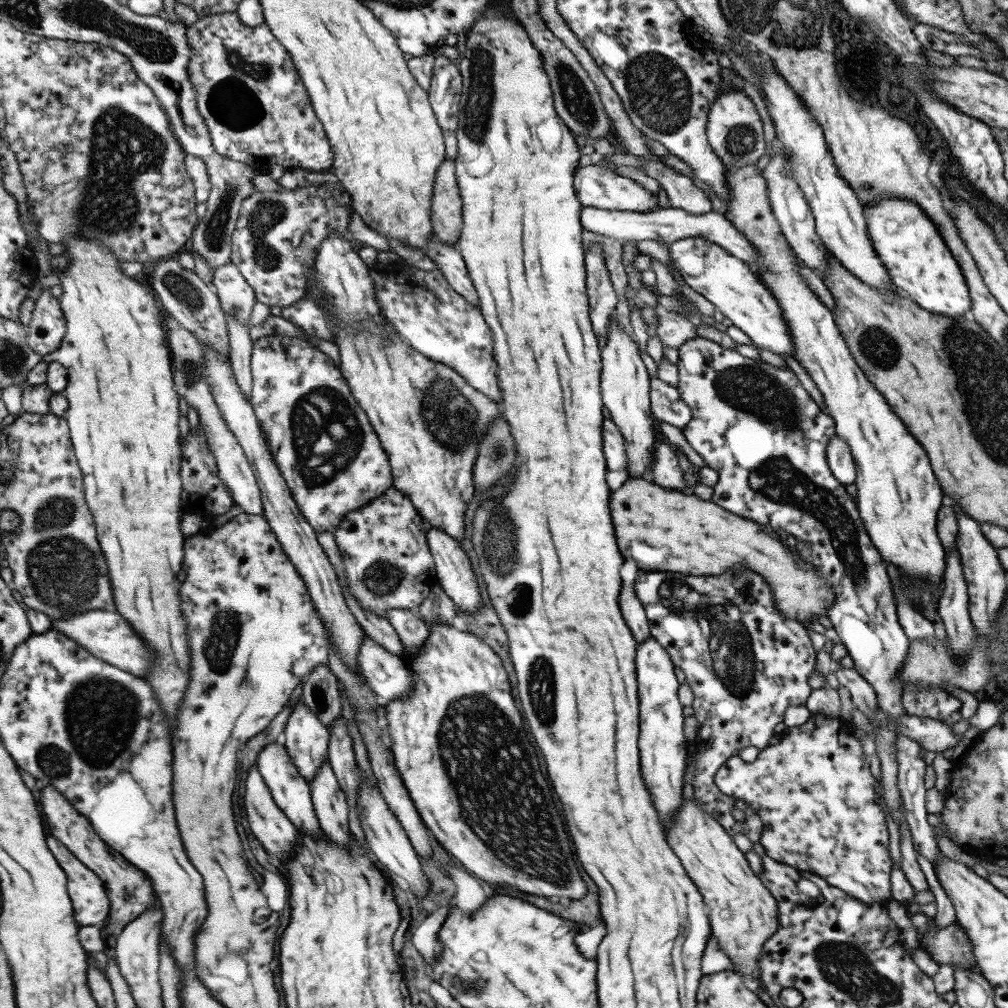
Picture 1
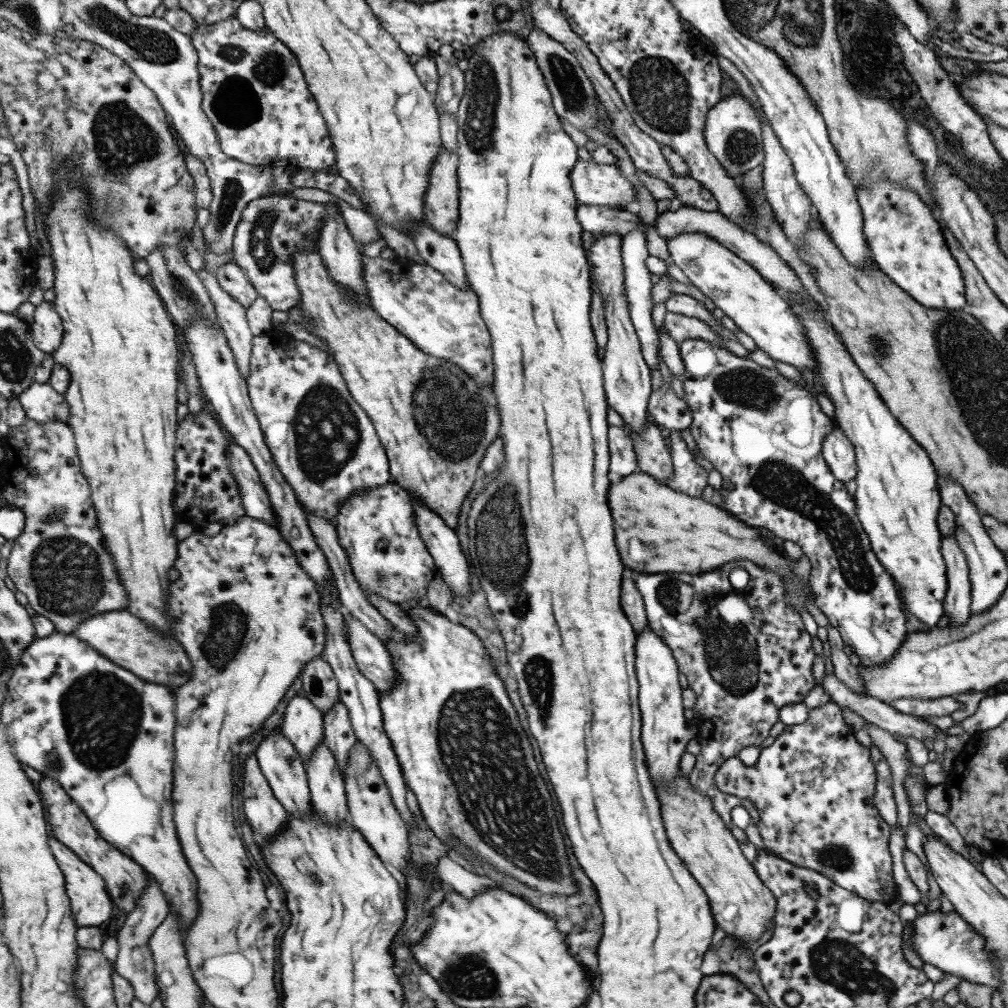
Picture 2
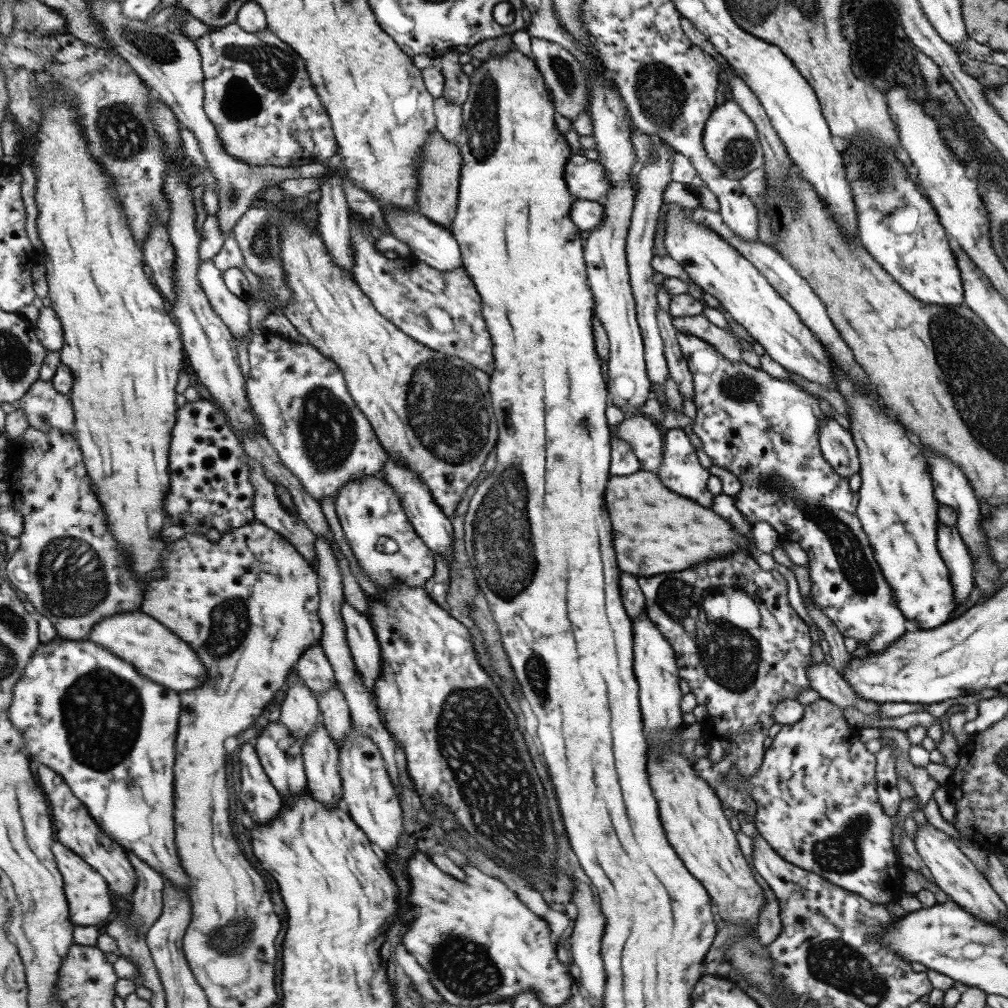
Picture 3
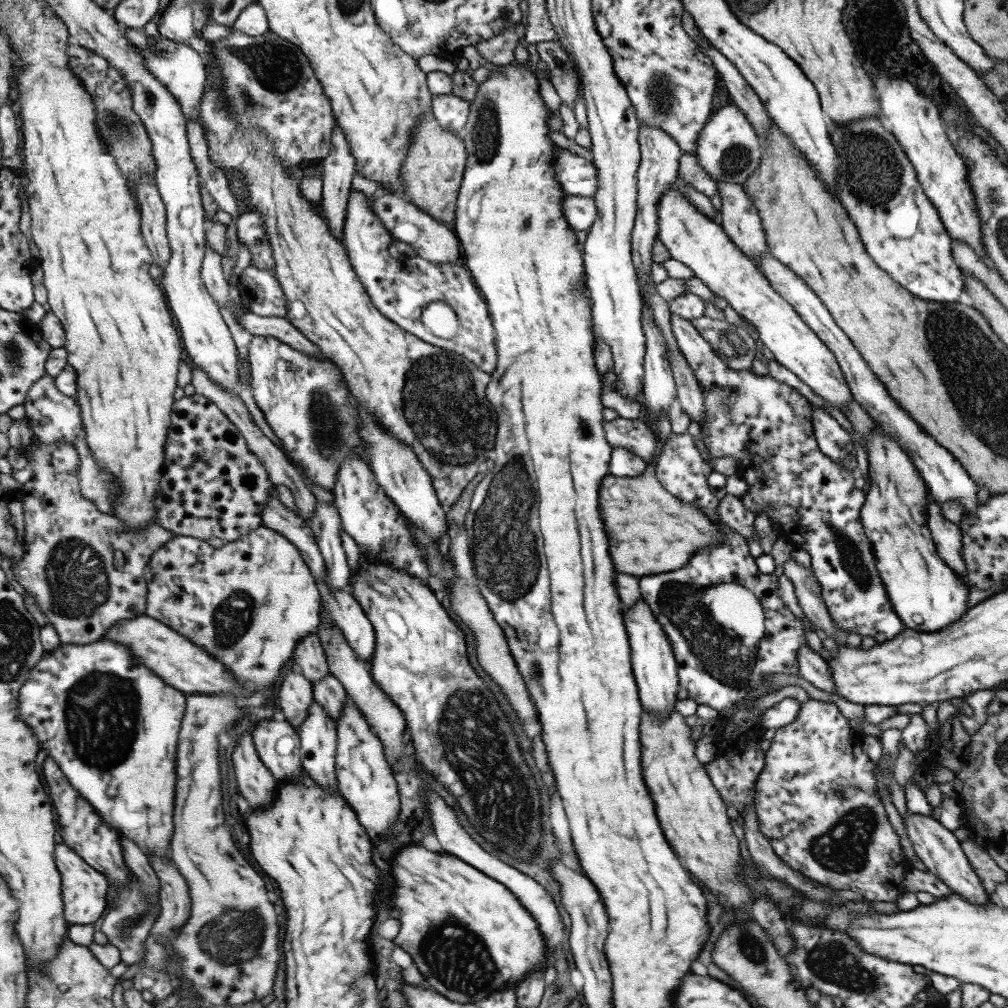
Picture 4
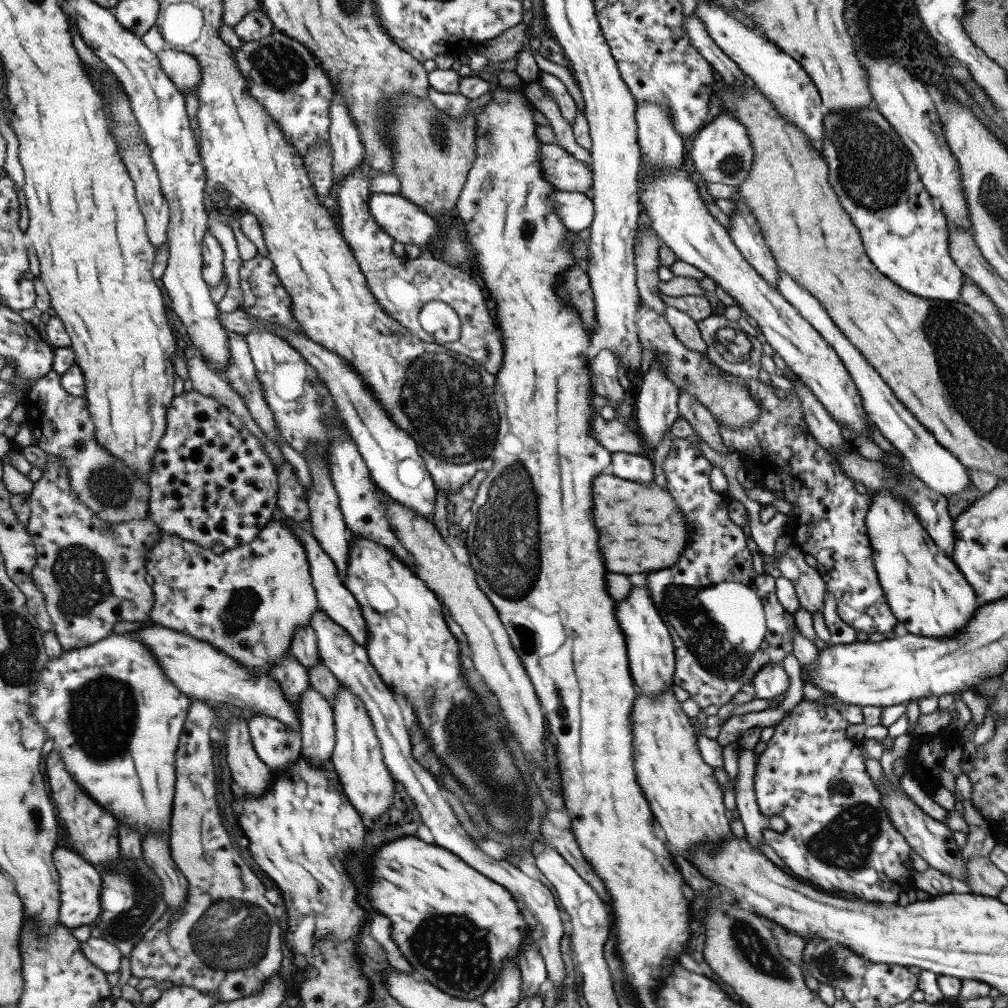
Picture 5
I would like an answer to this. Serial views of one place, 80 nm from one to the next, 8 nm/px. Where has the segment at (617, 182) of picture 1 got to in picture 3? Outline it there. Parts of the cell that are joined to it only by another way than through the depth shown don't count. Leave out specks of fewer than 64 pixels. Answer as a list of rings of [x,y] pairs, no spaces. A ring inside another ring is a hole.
[[[573,152],[564,166],[565,184],[573,199],[599,202],[612,188],[608,172],[597,161]]]

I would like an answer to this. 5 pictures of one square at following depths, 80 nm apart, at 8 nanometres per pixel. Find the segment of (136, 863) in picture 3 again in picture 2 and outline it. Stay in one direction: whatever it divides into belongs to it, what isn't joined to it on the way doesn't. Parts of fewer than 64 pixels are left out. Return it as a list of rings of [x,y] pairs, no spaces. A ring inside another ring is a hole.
[[[145,873],[145,876],[147,876],[147,887],[142,890],[134,910],[127,914],[123,925],[114,936],[118,944],[118,952],[112,966],[115,972],[132,986],[134,998],[150,1006],[151,1002],[156,999],[158,988],[154,978],[154,962],[148,947],[148,940],[156,926],[159,926],[159,923],[163,922],[168,914],[169,906],[163,893],[159,890],[157,882],[153,881],[153,877],[149,876],[149,873]]]

